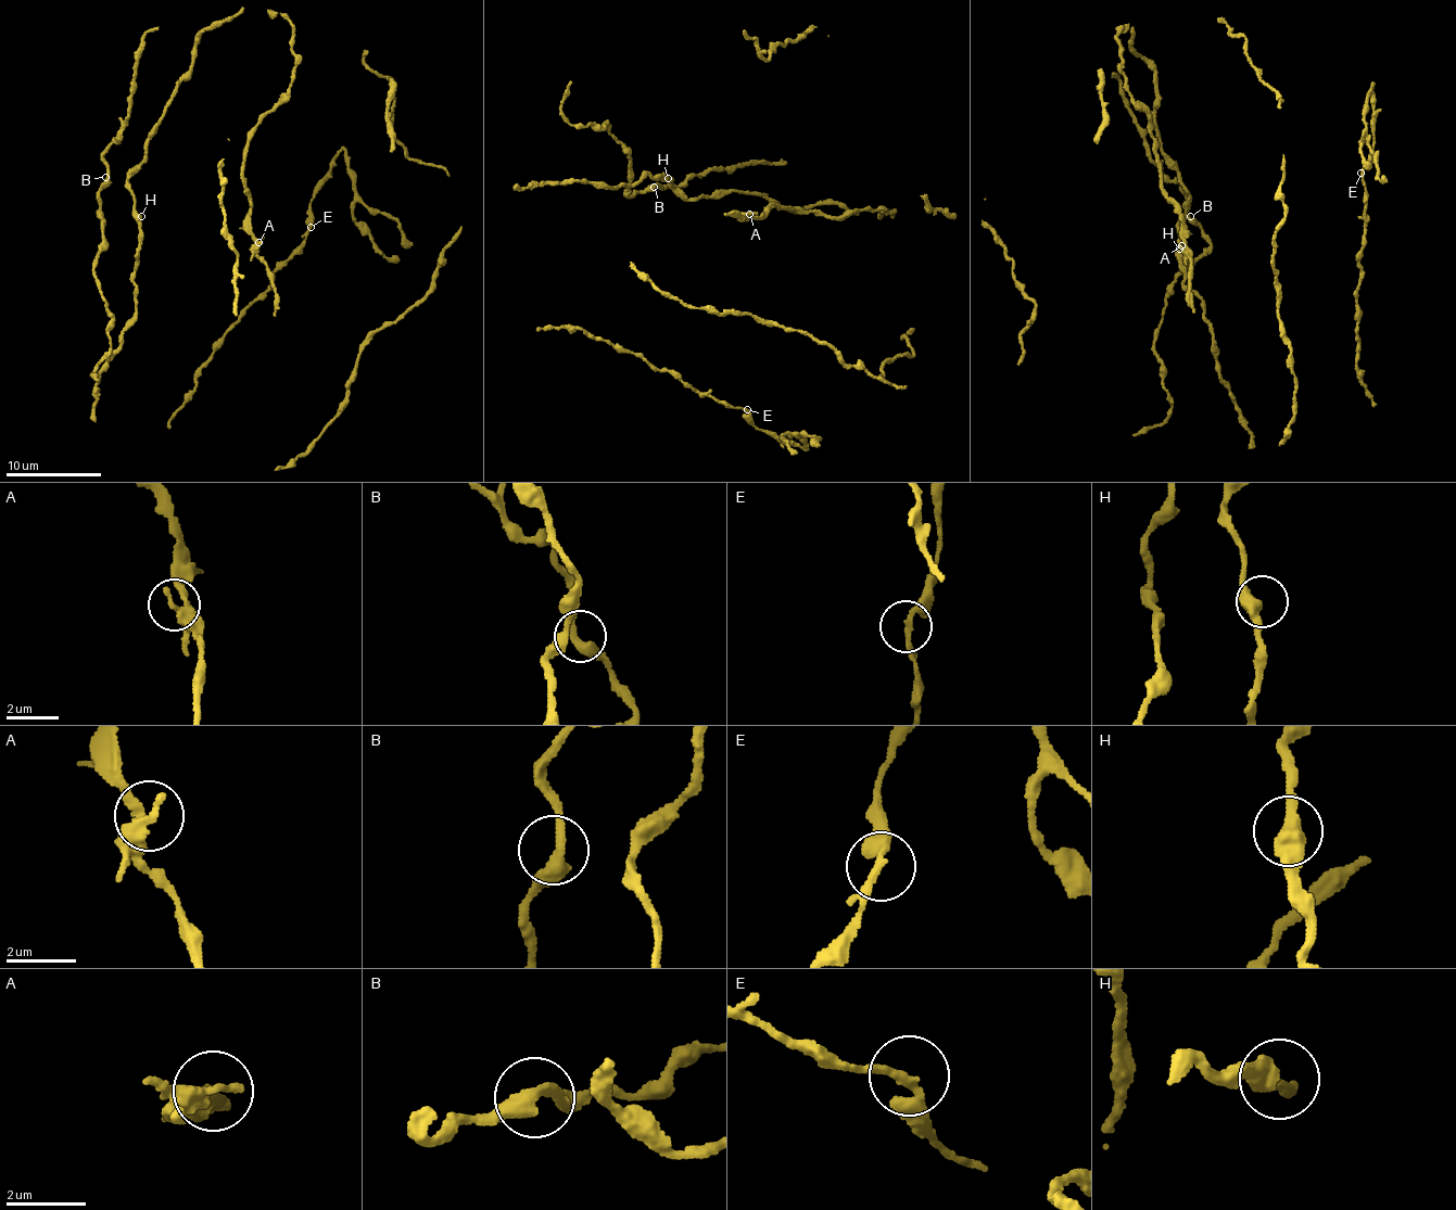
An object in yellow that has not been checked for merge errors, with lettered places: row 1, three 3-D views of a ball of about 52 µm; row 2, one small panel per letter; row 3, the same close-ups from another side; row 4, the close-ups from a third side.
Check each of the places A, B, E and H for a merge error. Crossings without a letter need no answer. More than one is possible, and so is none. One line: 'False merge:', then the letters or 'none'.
False merge: none

